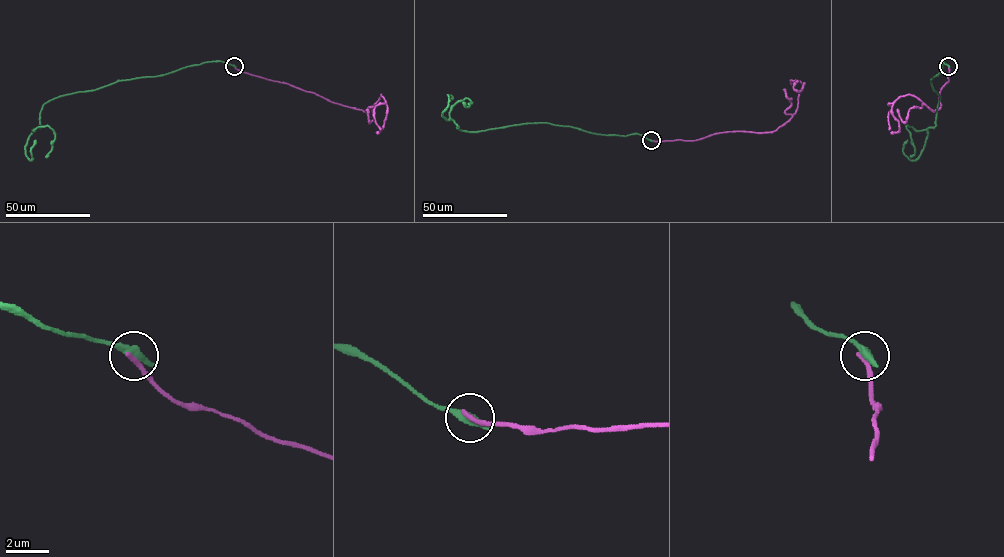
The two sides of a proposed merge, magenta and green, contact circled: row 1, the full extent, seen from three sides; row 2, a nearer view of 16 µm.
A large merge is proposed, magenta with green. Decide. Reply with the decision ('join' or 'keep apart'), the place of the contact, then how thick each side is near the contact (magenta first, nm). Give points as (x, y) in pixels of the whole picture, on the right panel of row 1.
keep apart; place (948, 66); calibres 280 and 500 nm

